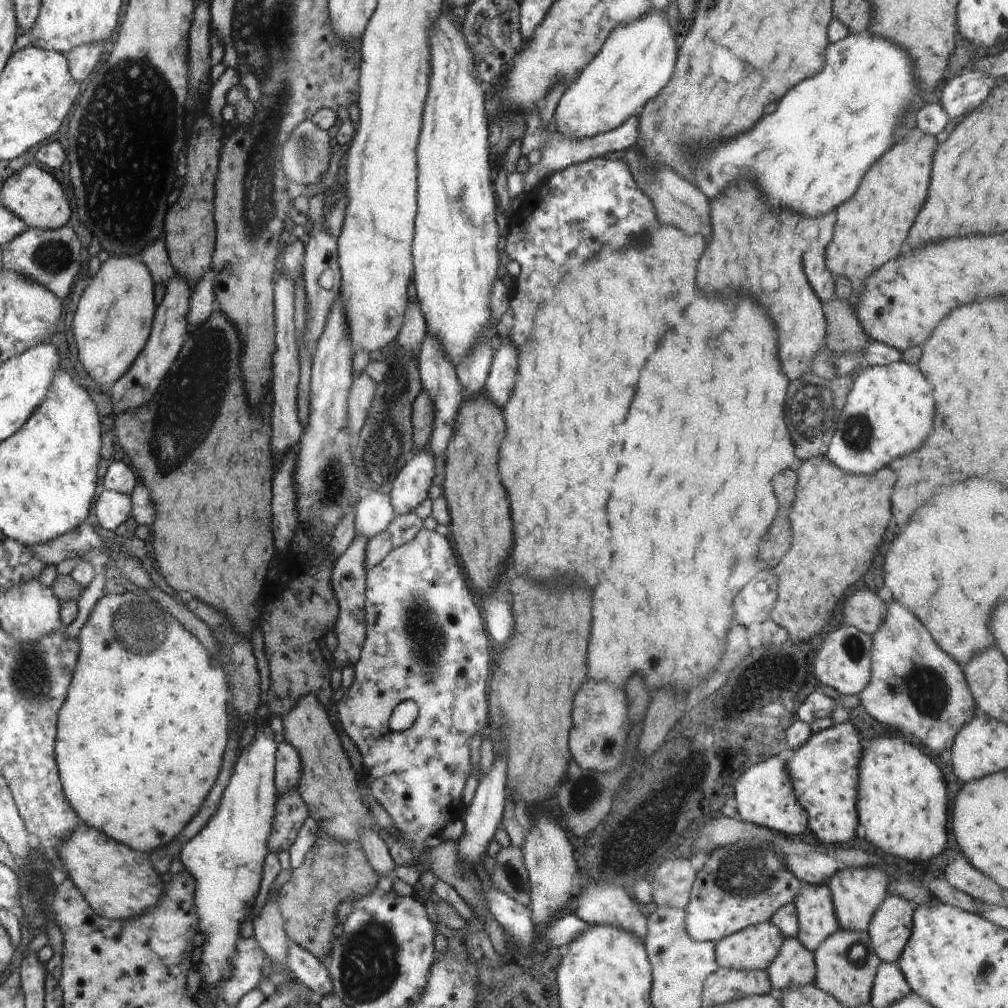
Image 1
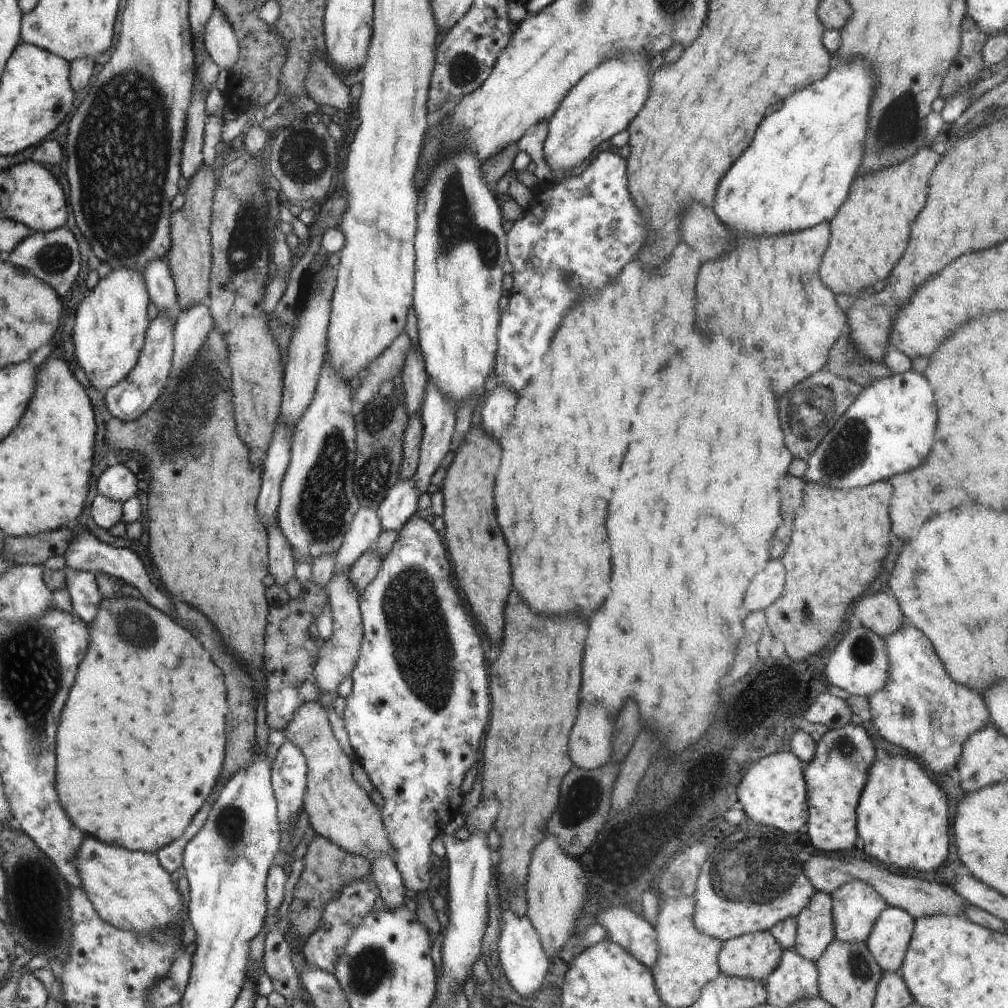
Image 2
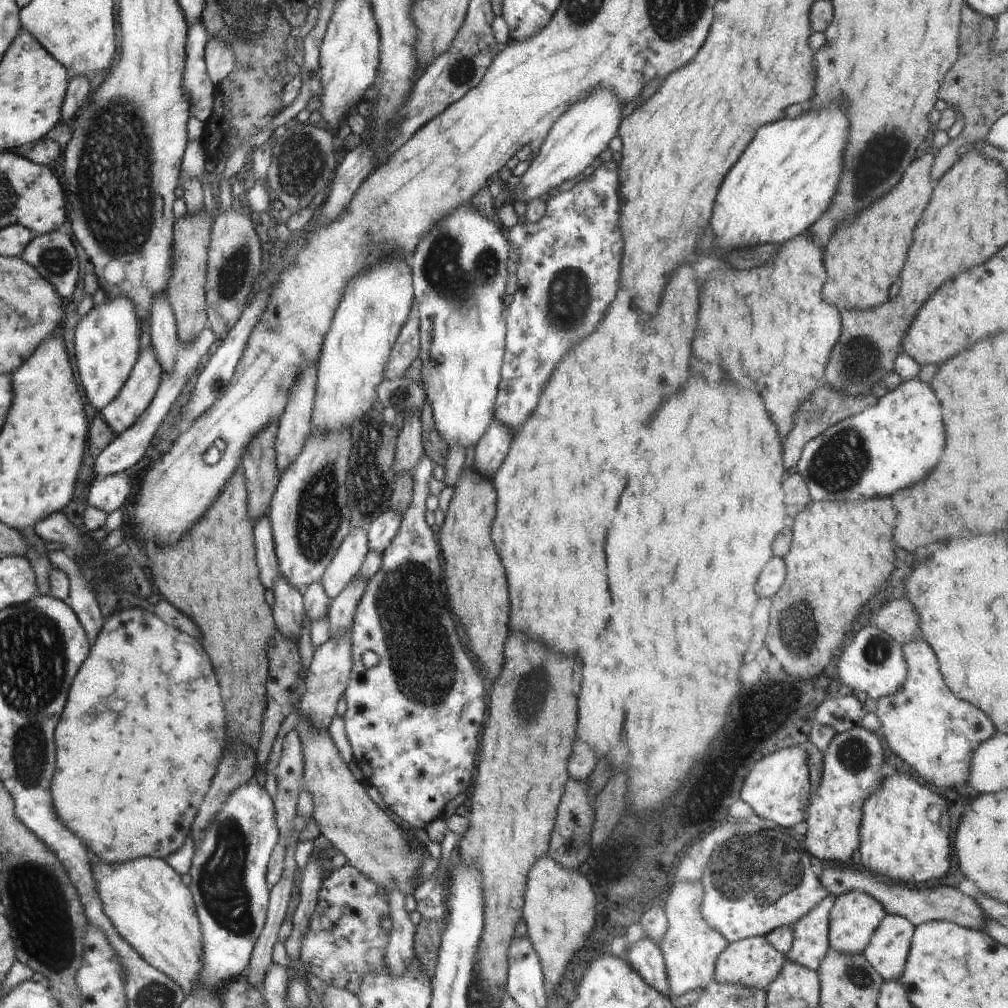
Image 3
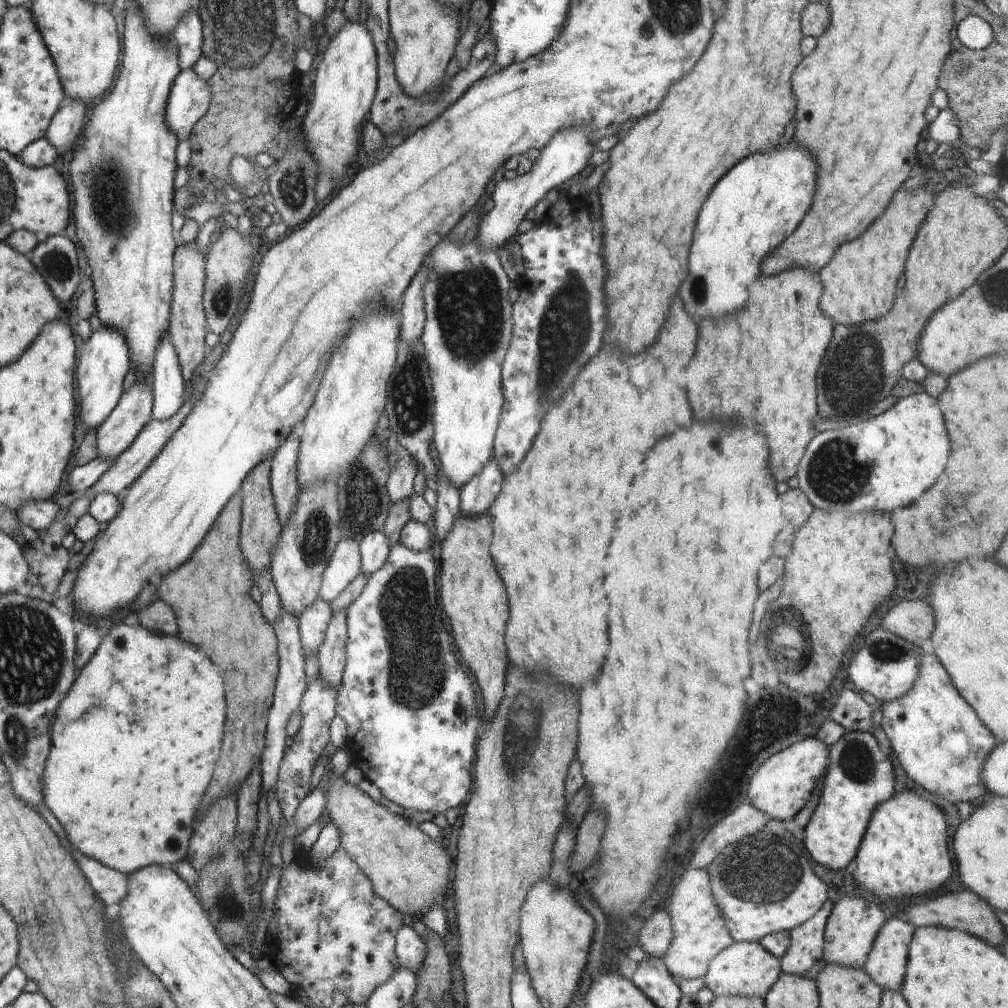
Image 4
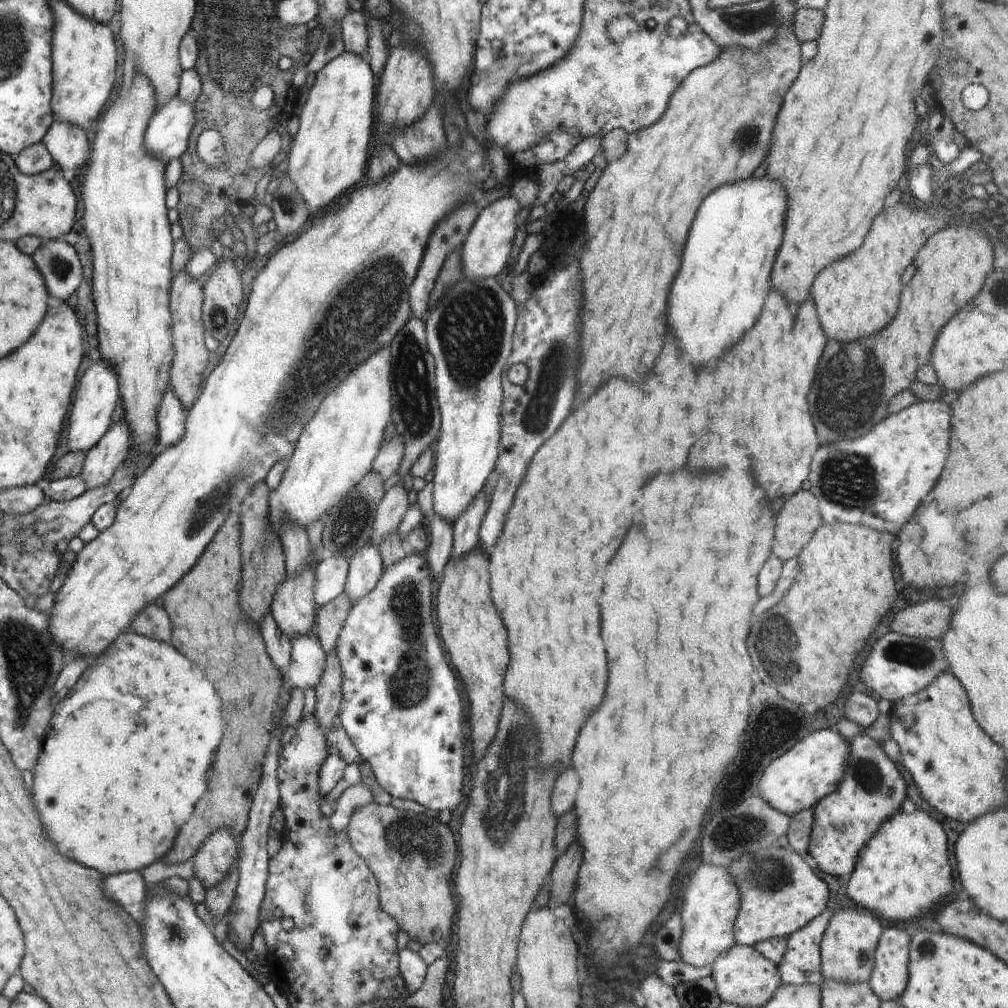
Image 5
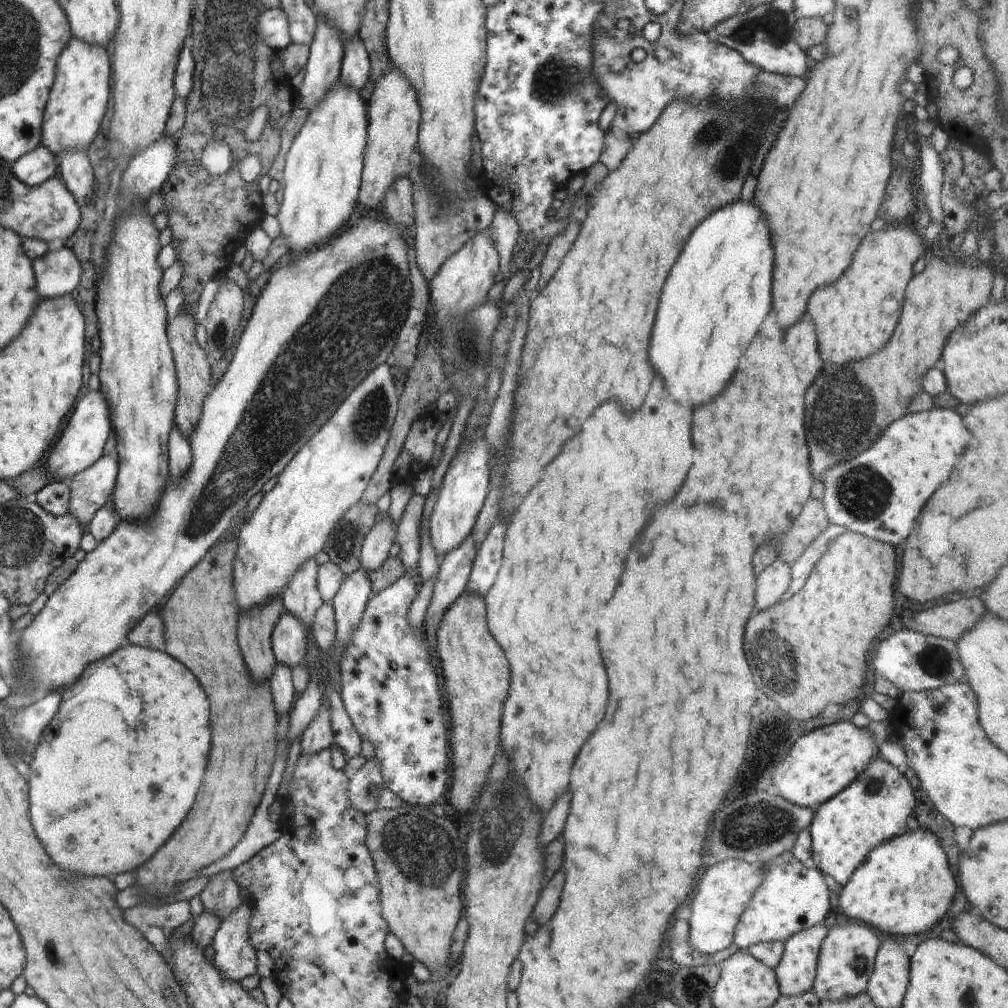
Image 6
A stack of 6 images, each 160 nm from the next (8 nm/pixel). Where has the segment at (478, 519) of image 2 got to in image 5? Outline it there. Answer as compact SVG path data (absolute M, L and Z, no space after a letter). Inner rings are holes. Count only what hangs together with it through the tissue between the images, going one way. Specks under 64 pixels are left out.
M479 544L460 561L451 558L439 583L436 614L440 627L437 630L449 662L458 670L468 692L473 750L469 769L472 769L476 761L484 758L496 734L504 700L502 682L510 662L509 640L492 600L489 558Z

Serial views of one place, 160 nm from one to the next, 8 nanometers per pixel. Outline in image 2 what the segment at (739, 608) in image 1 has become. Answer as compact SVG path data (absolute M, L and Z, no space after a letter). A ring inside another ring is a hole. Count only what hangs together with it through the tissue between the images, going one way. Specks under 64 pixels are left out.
M770 560L768 566L750 582L744 594L744 604L750 614L766 610L784 592L784 566L780 560Z

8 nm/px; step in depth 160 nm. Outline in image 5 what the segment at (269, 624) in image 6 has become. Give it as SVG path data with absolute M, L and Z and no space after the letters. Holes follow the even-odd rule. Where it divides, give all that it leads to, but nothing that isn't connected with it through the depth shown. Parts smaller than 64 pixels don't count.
M259 483L251 490L240 511L243 518L243 577L244 588L240 590L240 604L244 606L246 617L259 626L271 610L275 590L287 579L285 556L278 535L273 533L267 519L270 509L271 491L268 485Z

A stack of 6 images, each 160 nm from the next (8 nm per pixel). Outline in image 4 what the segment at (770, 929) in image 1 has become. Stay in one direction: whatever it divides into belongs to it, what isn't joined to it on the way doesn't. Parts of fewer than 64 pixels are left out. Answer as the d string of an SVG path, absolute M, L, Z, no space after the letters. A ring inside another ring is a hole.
M735 941L709 962L705 985L718 995L740 995L764 999L781 973L779 958L771 955L759 942Z

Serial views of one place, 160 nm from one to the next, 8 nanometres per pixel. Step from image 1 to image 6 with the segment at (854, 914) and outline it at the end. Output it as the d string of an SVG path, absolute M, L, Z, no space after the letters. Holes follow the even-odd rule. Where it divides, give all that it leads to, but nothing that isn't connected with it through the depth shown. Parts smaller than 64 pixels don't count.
M829 922L827 935L821 944L813 982L812 992L819 1000L842 1001L867 992L881 936L873 927L864 926L864 924L838 926Z

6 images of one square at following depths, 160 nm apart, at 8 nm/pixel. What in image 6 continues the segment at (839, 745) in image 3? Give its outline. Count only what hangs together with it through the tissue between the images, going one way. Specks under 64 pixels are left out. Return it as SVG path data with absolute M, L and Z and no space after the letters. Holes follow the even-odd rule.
M878 756L850 786L815 811L809 826L815 867L844 886L872 849L909 829L914 820L914 804L916 798L906 777Z

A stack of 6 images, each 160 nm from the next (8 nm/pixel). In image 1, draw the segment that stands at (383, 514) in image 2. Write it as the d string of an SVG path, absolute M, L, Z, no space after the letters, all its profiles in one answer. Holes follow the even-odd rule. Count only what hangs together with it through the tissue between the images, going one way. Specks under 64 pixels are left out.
M429 444L422 451L410 454L407 464L394 479L389 493L395 516L413 512L427 498L434 476L435 456L429 450Z

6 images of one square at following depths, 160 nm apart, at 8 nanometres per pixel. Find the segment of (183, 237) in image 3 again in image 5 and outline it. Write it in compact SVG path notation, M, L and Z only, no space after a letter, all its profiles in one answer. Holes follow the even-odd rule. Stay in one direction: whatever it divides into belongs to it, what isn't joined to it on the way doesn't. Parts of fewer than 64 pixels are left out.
M186 270L177 273L171 288L172 342L174 342L174 364L172 364L172 390L184 407L185 414L192 408L200 394L202 374L208 364L208 350L204 346L202 328L202 286L190 280Z

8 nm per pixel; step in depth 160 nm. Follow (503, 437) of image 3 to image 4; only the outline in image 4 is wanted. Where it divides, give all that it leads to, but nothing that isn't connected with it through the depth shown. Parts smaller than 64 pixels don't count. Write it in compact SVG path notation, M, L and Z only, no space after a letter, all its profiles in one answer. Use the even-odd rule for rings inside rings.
M494 458L468 484L459 490L462 517L477 517L490 514L490 507L494 504L503 485L505 476Z

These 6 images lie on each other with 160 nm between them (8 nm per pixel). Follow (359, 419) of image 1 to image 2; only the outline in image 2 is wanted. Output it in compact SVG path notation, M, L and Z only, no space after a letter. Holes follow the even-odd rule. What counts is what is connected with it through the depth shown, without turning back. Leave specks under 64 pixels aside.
M406 331L400 333L396 340L366 369L368 376L361 382L360 387L351 394L355 412L360 412L362 406L378 393L378 388L386 380L396 381L396 376L401 374L405 356L412 349L412 340Z

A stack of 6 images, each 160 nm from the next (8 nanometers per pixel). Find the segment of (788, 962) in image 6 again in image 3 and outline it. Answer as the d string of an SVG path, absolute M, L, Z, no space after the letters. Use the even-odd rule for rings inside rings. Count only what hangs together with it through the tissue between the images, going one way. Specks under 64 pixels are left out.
M829 894L793 926L794 939L791 950L786 956L788 961L818 971L830 949L829 912L835 897Z

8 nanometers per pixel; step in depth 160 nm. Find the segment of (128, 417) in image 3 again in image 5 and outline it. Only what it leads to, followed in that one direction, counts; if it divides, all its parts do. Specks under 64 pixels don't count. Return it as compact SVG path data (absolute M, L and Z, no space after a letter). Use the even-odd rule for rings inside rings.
M124 420L112 426L98 444L85 454L82 480L88 489L108 485L130 453L131 431Z

